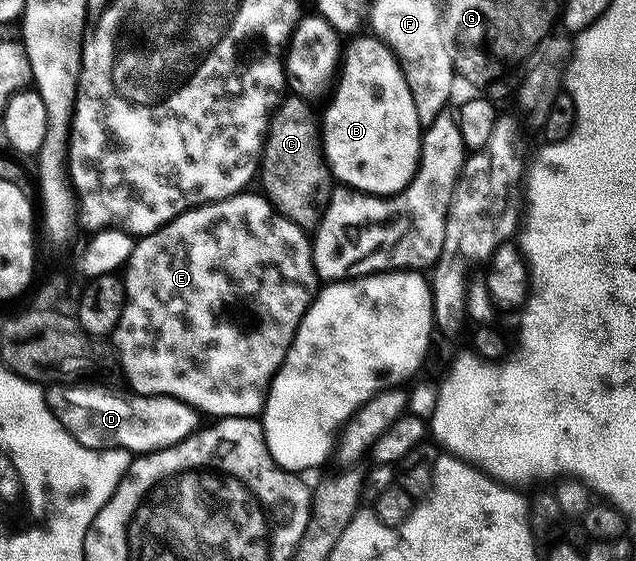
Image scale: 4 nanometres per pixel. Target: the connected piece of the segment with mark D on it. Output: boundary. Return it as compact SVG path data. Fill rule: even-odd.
M53 383L46 388L45 396L57 421L86 447L124 447L132 453L160 451L195 434L201 423L200 412L168 395L114 395L103 387L79 386L83 385Z

